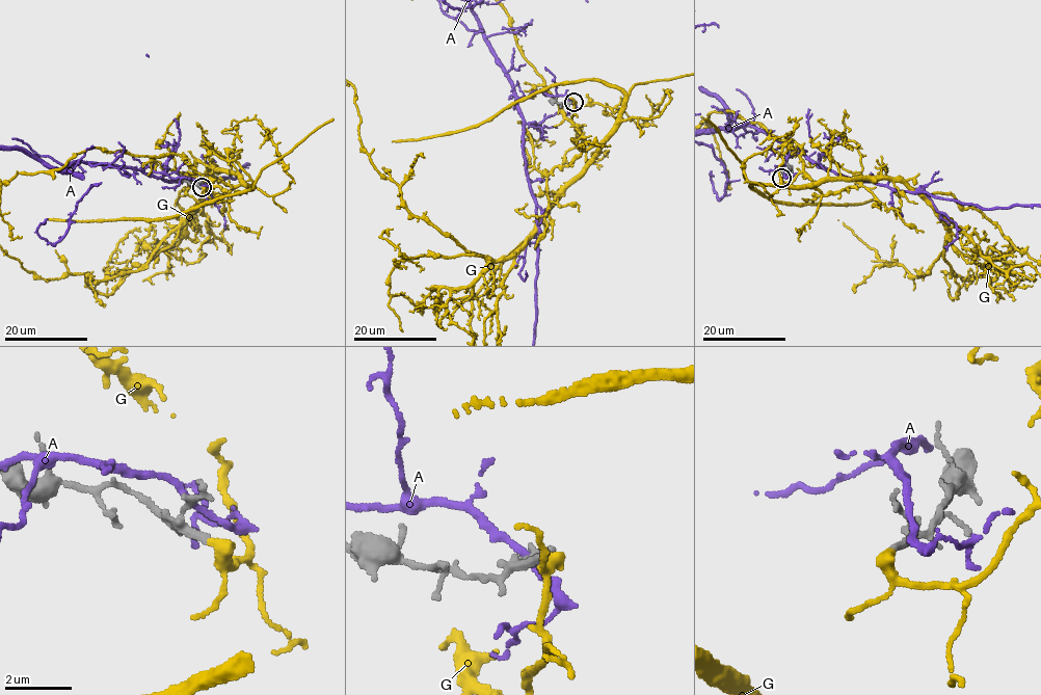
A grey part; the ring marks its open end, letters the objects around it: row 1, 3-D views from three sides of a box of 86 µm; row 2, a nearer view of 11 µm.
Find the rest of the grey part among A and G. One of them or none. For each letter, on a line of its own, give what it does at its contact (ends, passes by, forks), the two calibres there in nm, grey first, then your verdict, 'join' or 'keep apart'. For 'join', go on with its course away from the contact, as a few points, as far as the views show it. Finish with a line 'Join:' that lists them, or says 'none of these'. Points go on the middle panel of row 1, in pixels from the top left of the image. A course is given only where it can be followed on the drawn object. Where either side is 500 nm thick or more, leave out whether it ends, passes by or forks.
A: it passes by; 200 nm thick on the grey side, 180 nm on the other; keep apart
G: it passes by; 170 nm thick on the grey side, 300 nm on the other; join
Join: G

